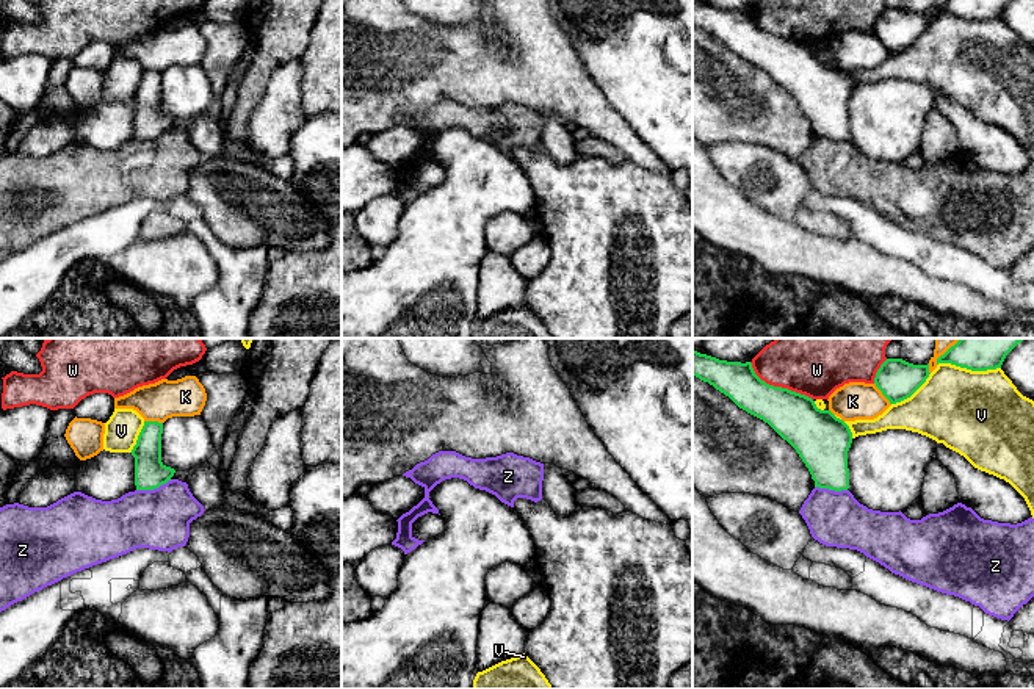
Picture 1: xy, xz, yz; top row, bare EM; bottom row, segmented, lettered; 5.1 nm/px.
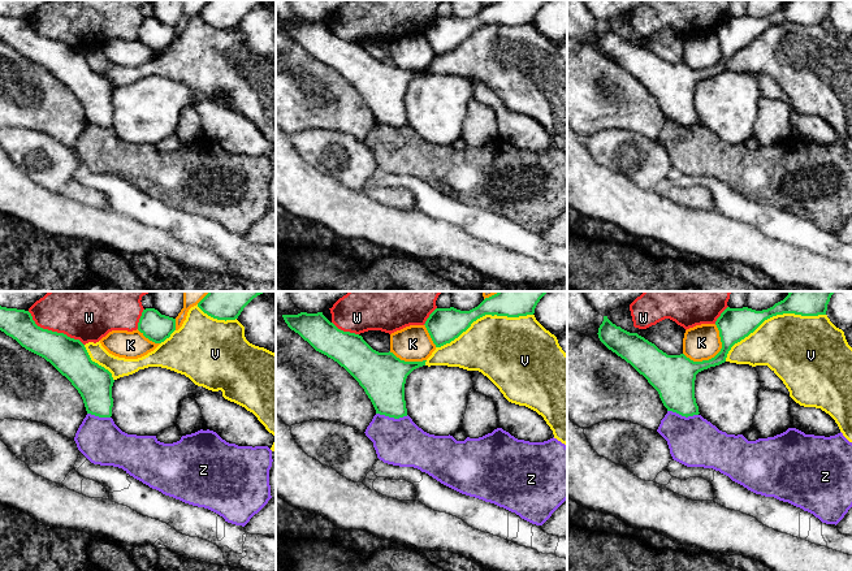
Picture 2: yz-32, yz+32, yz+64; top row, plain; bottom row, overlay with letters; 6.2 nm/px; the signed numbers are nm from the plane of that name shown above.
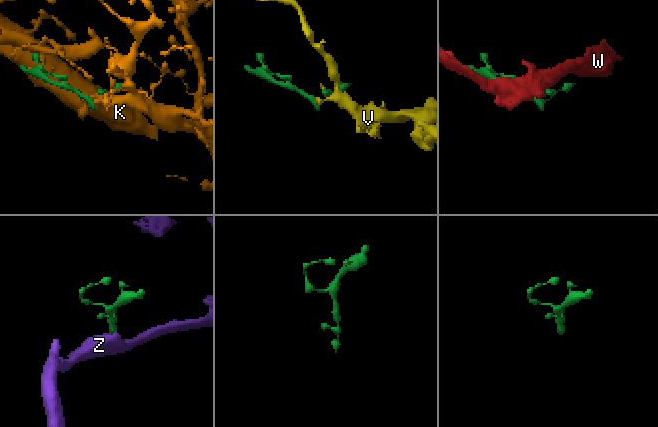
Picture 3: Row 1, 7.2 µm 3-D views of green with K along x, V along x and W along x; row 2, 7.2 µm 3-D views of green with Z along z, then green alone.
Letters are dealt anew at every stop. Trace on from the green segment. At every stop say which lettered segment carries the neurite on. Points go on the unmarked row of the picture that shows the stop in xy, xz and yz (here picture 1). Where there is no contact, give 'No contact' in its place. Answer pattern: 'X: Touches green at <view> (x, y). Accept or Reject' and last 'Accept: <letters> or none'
K: Touches green at yz (882, 43). Reject
V: Touches green at yz (968, 18). Reject
W: Touches green at yz (779, 36). Reject
Z: Touches green at xy (154, 137). Reject
Accept: none

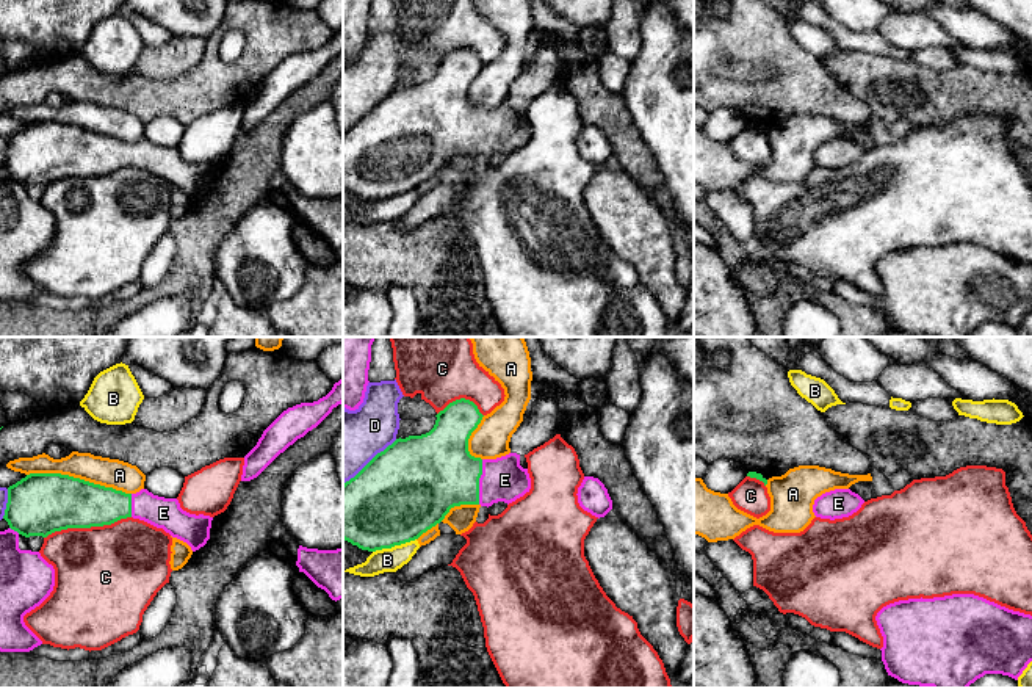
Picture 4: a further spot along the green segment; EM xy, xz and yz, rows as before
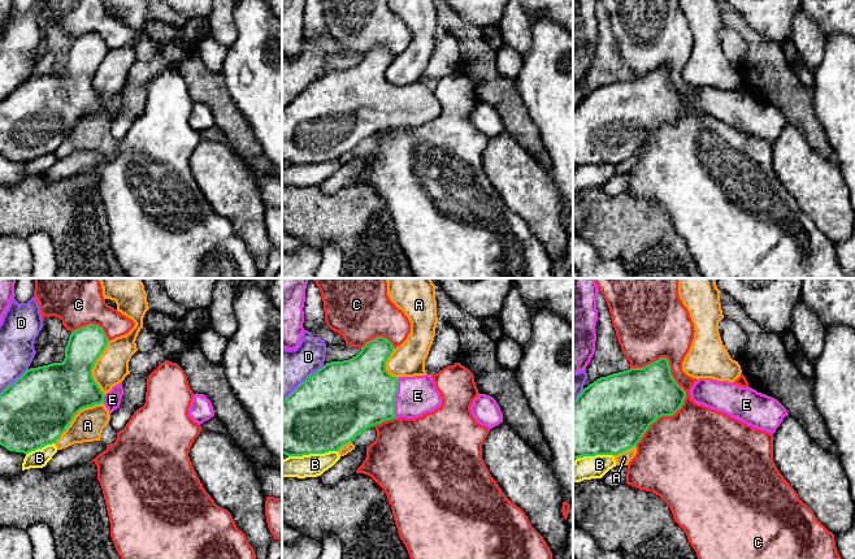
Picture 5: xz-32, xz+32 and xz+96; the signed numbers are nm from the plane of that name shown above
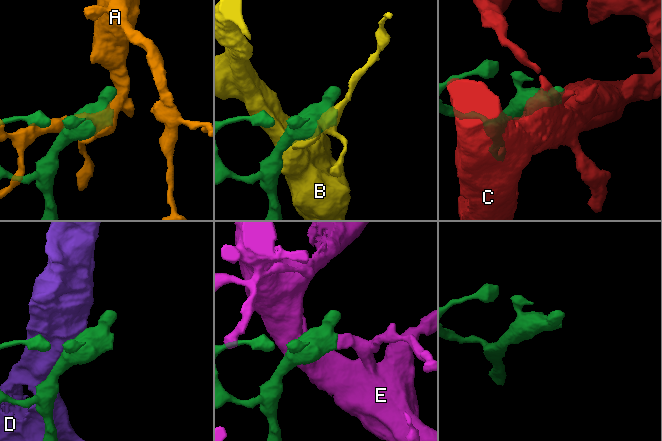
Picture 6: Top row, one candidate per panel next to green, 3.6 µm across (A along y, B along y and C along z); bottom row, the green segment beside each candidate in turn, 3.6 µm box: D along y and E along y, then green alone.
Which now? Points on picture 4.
A: Touches green at xy (79, 127). Reject
B: Touches green at xz (393, 195). Reject
C: Touches green at xy (86, 176). Reject
D: Touches green at xz (371, 108). Reject
E: Touches green at xz (478, 130). Accept
Accept: E

